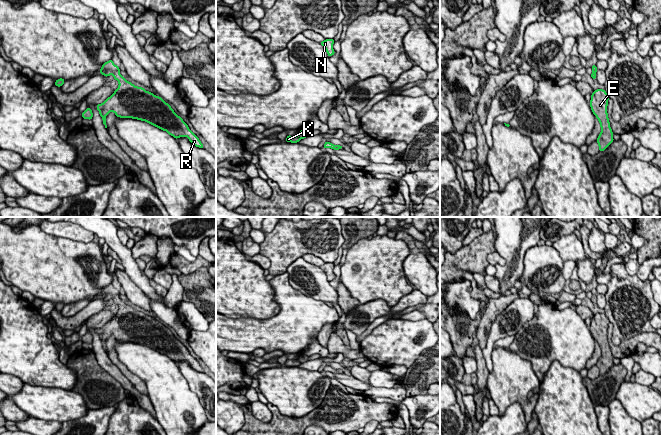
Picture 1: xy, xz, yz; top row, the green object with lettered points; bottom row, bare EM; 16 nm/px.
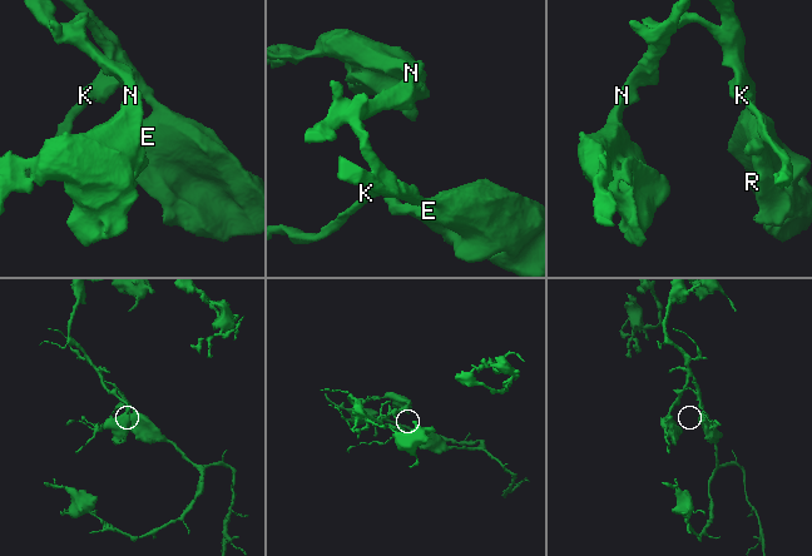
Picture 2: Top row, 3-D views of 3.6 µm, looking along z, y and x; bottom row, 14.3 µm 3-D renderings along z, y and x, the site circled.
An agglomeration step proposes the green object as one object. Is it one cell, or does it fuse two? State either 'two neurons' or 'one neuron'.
one neuron

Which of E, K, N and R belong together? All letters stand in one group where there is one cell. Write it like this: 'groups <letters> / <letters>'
groups E K N R

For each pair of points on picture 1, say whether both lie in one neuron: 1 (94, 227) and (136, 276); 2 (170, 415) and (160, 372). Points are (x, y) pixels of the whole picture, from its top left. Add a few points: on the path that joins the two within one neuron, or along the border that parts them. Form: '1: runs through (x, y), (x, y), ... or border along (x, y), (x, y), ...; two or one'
1: runs through (107, 236), (125, 254), (129, 263); one
2: runs through (170, 404), (170, 394), (165, 383); one

